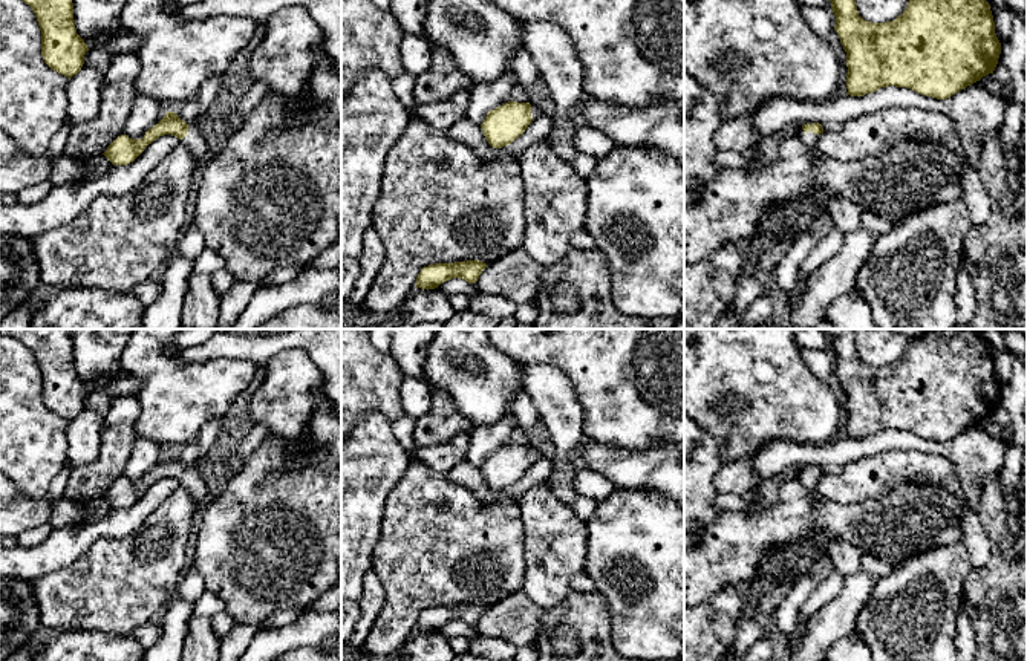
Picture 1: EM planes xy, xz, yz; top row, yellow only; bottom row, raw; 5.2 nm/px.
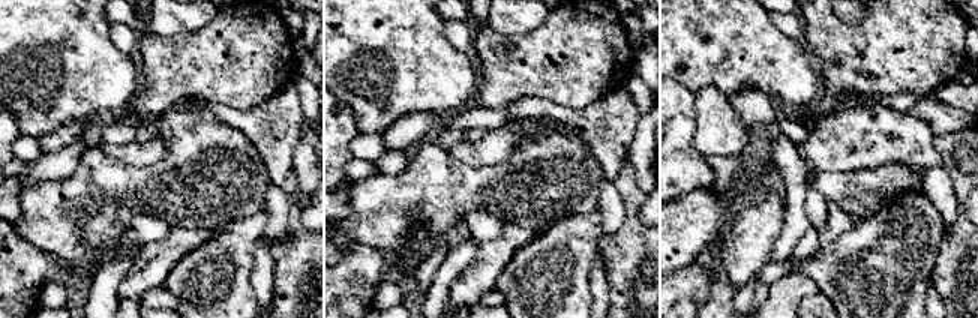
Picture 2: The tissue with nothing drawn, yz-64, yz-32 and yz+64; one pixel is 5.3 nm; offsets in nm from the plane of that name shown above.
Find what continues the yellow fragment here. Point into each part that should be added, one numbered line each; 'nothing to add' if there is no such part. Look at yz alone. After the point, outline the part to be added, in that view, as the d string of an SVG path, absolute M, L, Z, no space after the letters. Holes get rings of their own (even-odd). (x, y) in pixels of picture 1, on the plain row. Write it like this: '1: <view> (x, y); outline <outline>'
1: yz (810, 482); outline M802 468L800 471L796 474L796 479L802 484L802 487L810 493L810 496L814 499L814 500L822 500L822 494L819 493L817 490L817 484L819 484L819 479L820 477L814 477L813 474L804 474L802 473ZM820 476L822 477L822 476Z

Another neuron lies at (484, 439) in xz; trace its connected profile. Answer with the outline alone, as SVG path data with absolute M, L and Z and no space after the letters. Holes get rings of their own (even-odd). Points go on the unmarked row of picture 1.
M507 415L502 421L473 428L467 451L467 461L481 468L490 453L510 444L511 433L517 427L513 415Z

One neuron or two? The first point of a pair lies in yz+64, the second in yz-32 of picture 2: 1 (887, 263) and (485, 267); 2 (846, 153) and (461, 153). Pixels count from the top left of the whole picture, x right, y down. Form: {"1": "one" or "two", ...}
{"1": "two", "2": "one"}

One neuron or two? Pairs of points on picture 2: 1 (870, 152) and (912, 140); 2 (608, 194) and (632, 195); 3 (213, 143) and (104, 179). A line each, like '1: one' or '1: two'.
1: one
2: two
3: one

